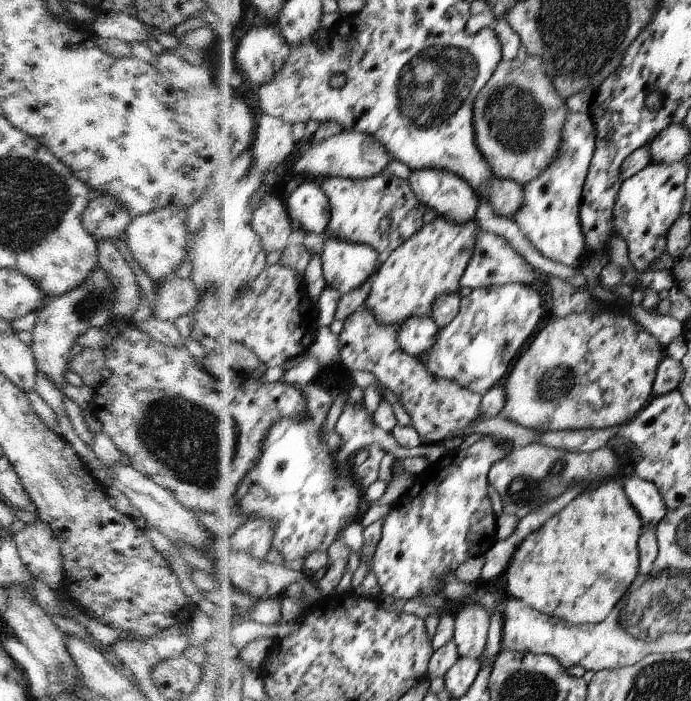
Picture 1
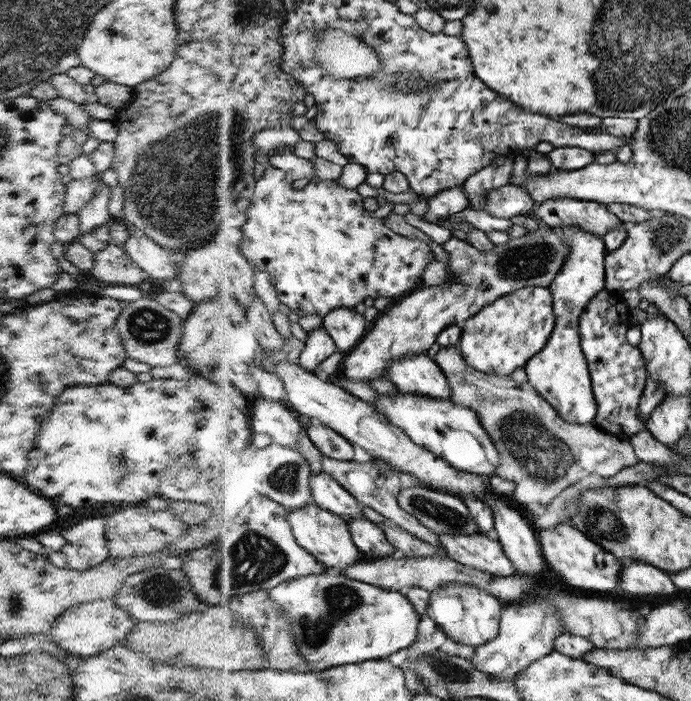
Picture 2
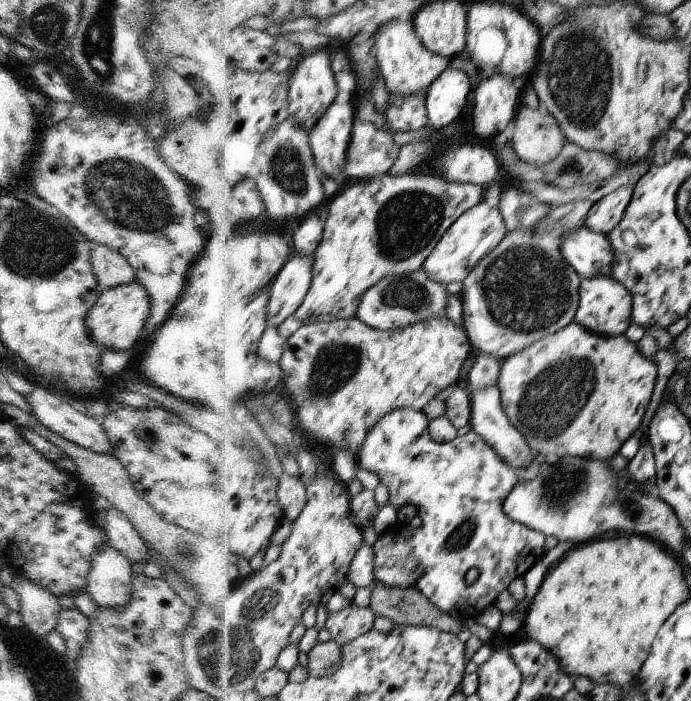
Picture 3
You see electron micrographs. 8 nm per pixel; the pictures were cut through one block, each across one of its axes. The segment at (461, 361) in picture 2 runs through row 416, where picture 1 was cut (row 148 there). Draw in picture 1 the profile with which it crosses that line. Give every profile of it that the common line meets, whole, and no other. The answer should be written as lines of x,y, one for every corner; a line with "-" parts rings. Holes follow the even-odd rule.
529,55
523,62
516,58
499,64
491,81
477,96
473,113
475,140
483,158
491,166
492,173
500,179
514,180
523,187
547,171
557,160
559,150
562,148
563,129
570,115
566,102
552,87
542,58

